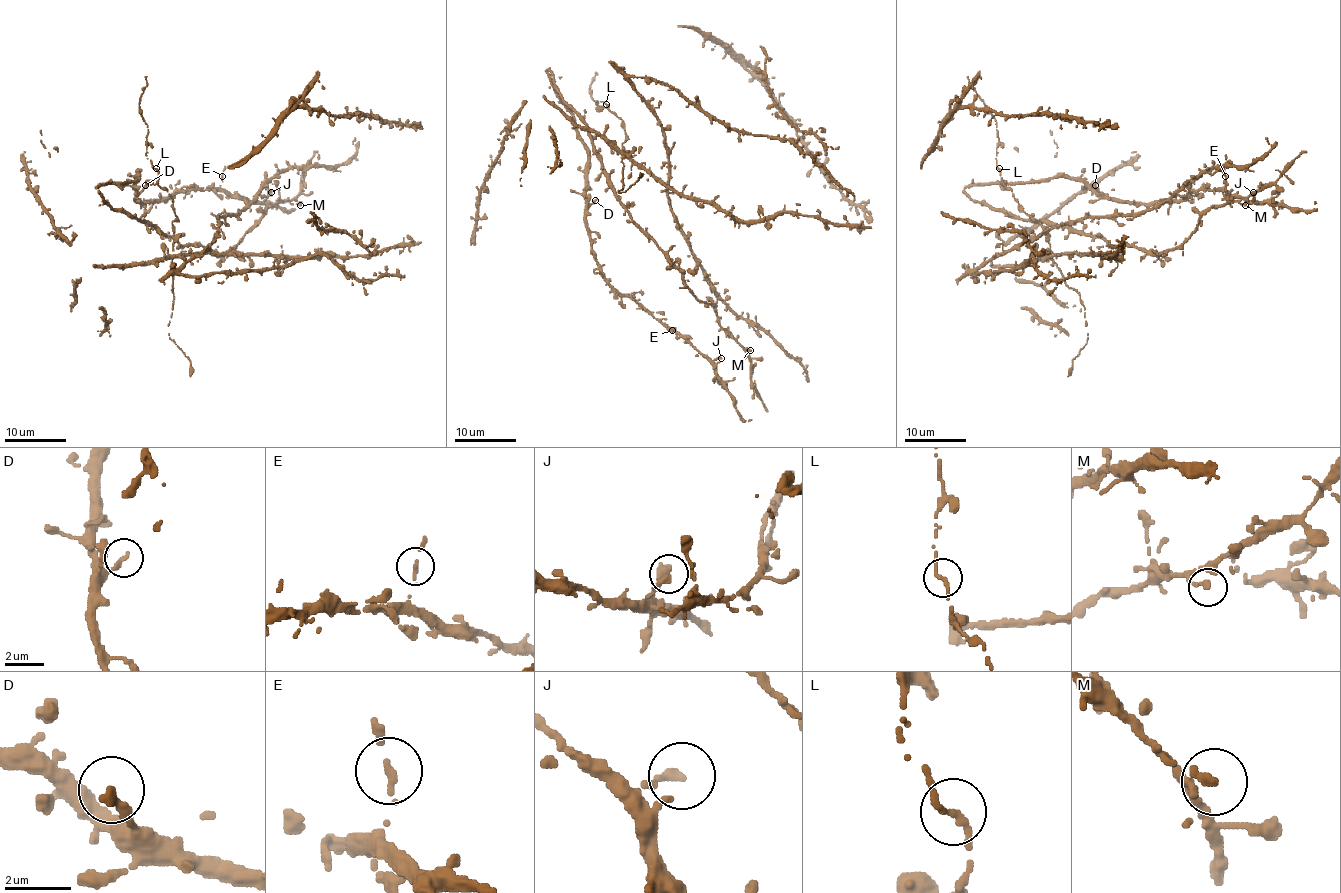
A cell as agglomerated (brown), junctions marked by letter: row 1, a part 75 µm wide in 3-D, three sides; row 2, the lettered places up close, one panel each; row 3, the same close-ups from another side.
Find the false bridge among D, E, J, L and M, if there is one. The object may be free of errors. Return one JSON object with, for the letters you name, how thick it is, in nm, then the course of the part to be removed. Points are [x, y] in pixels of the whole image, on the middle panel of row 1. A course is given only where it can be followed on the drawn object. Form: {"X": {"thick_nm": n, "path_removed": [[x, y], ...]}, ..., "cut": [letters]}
{"cut": []}

